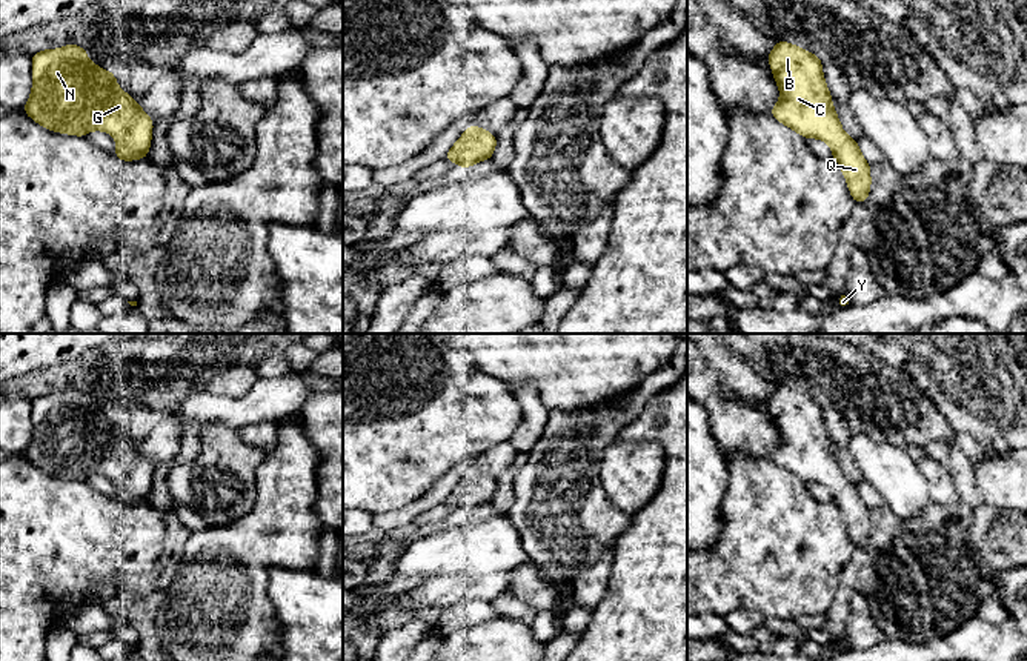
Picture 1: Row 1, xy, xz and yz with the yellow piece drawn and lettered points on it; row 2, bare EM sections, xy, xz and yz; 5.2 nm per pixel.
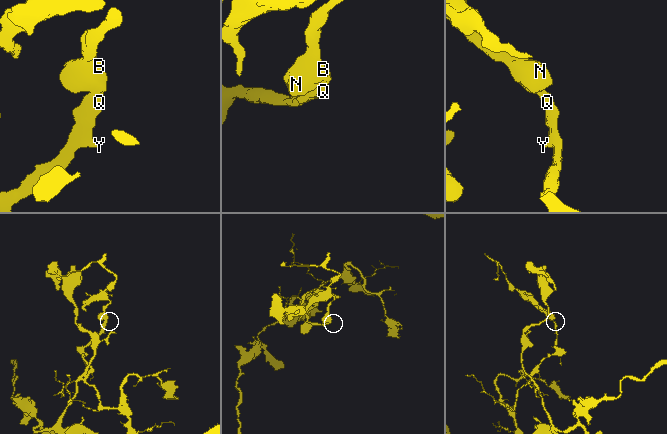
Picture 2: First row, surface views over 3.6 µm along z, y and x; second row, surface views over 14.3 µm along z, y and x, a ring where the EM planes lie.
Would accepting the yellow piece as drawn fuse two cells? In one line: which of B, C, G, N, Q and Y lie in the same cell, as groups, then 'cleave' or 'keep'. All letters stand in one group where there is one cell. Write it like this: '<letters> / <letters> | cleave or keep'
B C G N Q Y | keep

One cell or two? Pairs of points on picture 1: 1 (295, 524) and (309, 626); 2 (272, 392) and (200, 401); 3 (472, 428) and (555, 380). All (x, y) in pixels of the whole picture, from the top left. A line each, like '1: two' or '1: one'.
1: two
2: one
3: two

